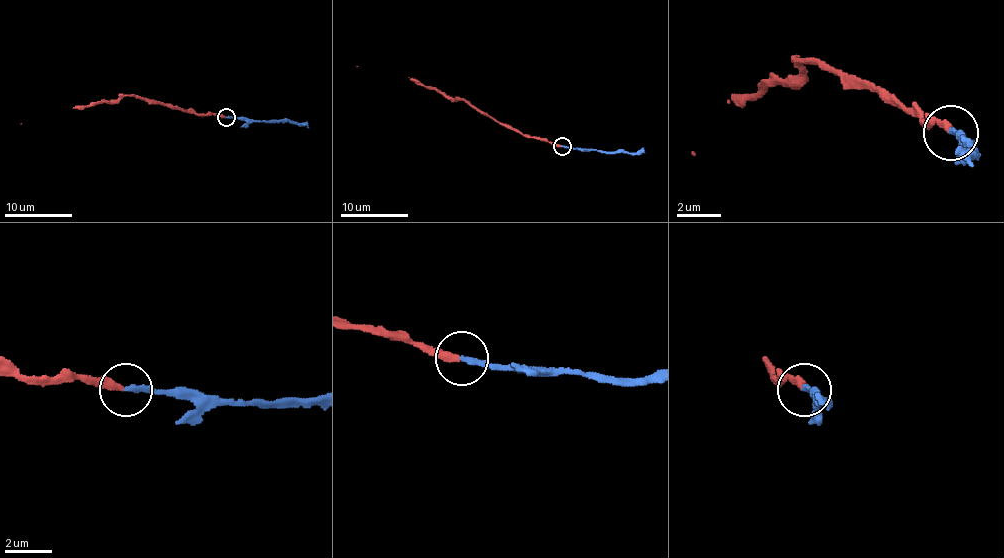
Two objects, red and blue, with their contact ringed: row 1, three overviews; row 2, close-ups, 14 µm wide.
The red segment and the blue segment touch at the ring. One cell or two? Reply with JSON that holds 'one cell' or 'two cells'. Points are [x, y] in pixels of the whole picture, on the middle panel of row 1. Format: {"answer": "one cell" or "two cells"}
{"answer": "one cell"}

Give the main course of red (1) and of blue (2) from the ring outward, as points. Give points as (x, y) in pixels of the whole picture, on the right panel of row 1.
1: (949, 134), (823, 63), (801, 63), (768, 90), (730, 101), (697, 156)
2: (949, 134), (971, 145), (971, 167)

